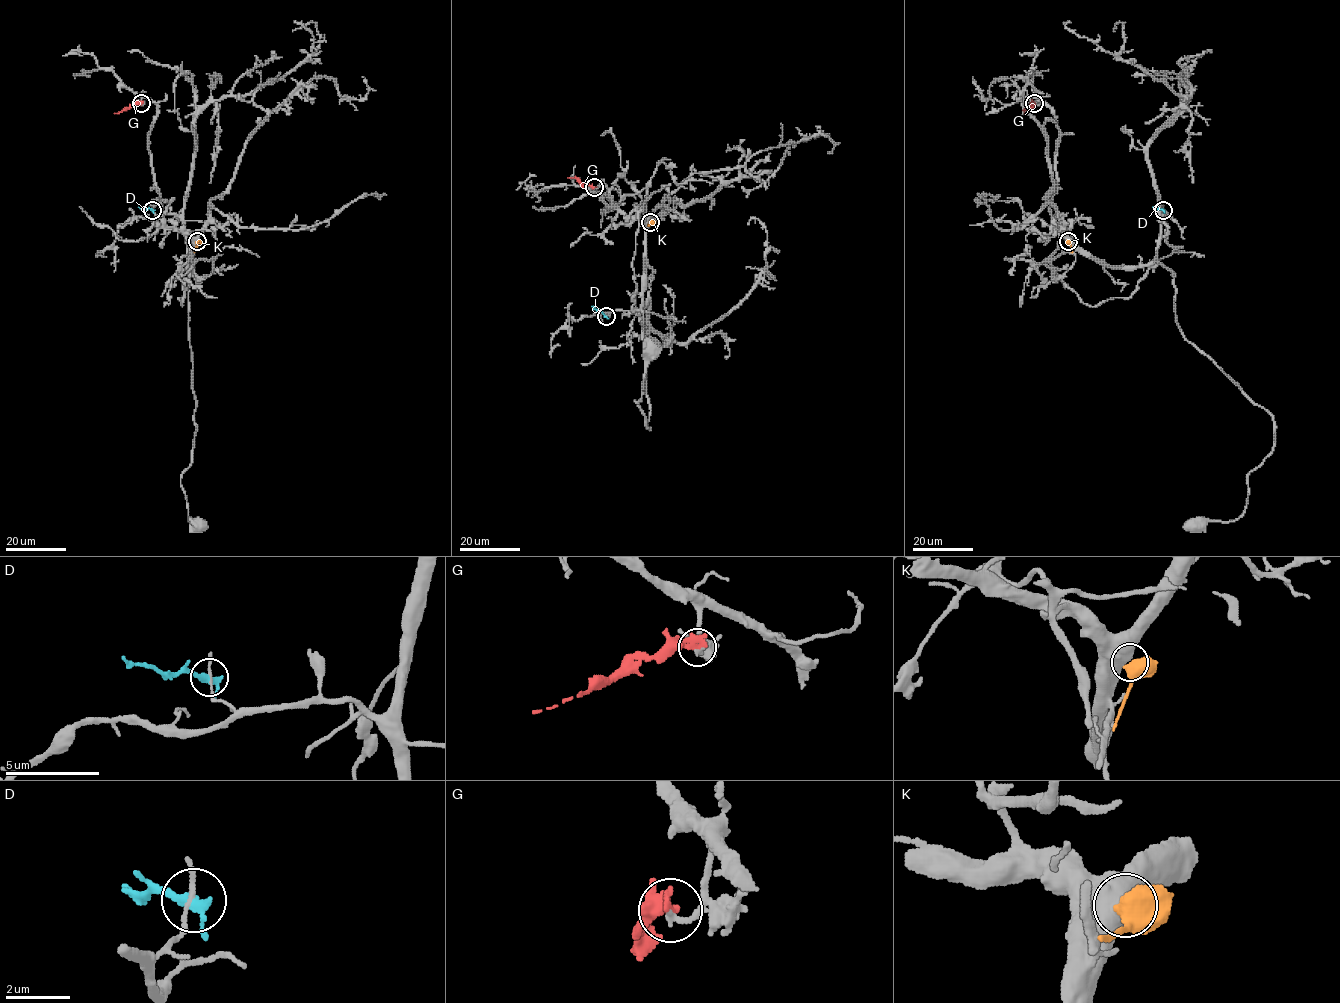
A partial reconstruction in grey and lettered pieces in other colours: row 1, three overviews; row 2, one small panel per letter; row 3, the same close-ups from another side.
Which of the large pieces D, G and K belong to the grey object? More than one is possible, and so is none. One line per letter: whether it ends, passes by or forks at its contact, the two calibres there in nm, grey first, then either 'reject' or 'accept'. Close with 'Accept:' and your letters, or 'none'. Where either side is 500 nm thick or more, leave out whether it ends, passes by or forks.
D: it passes by; 160 nm thick on the grey side, 320 nm on the other; reject
G: it ends there; 180 nm thick on the grey side, 340 nm on the other; reject
K: 700 nm thick on the grey side, 500 nm on the other; reject
Accept: none

